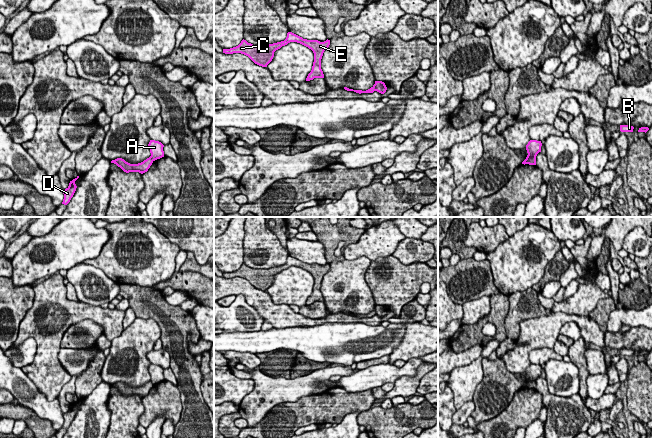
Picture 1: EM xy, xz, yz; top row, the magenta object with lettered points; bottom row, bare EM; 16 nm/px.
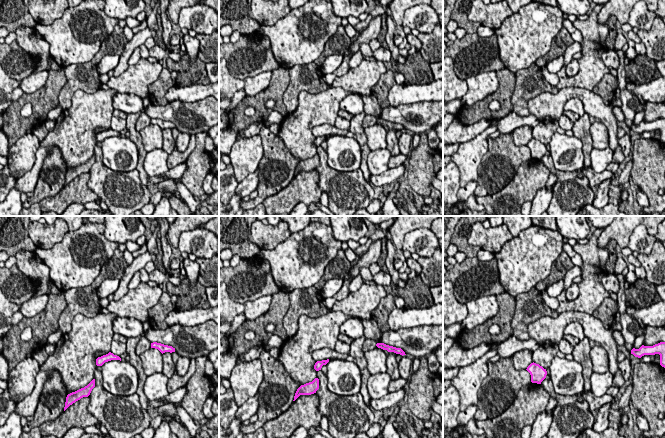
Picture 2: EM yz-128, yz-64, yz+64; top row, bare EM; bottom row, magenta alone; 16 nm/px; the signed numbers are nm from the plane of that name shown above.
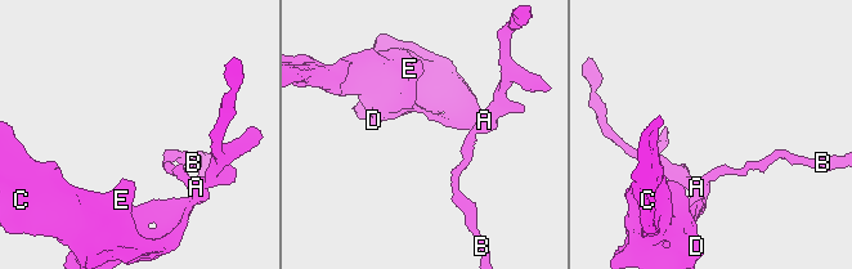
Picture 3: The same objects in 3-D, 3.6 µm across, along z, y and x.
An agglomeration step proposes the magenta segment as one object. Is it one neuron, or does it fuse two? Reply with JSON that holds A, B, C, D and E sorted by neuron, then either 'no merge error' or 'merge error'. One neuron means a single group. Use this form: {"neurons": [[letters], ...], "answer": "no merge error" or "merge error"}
{"neurons": [["A", "B"], ["C", "D", "E"]], "answer": "merge error"}

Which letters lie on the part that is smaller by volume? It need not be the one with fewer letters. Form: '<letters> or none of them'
C, D, E

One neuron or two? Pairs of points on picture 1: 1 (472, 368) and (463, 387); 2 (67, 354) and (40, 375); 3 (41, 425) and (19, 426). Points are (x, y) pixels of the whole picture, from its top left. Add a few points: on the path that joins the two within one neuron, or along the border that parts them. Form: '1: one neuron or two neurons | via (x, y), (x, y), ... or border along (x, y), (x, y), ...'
1: one neuron | via (472, 373), (465, 382)
2: two neurons | border along (60, 347), (58, 360), (71, 376)
3: two neurons | border along (15, 419), (21, 419), (27, 426)

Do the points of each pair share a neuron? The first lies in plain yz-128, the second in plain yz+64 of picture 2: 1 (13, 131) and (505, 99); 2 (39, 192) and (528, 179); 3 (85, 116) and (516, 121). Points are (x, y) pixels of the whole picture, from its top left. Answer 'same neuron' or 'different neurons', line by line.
1: same neuron
2: different neurons
3: different neurons

